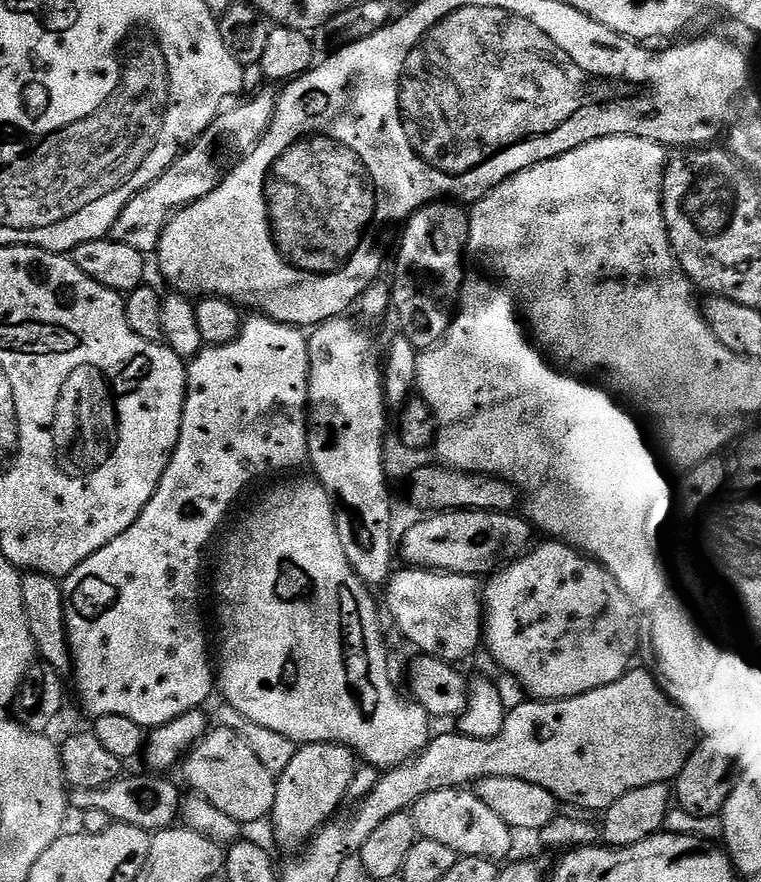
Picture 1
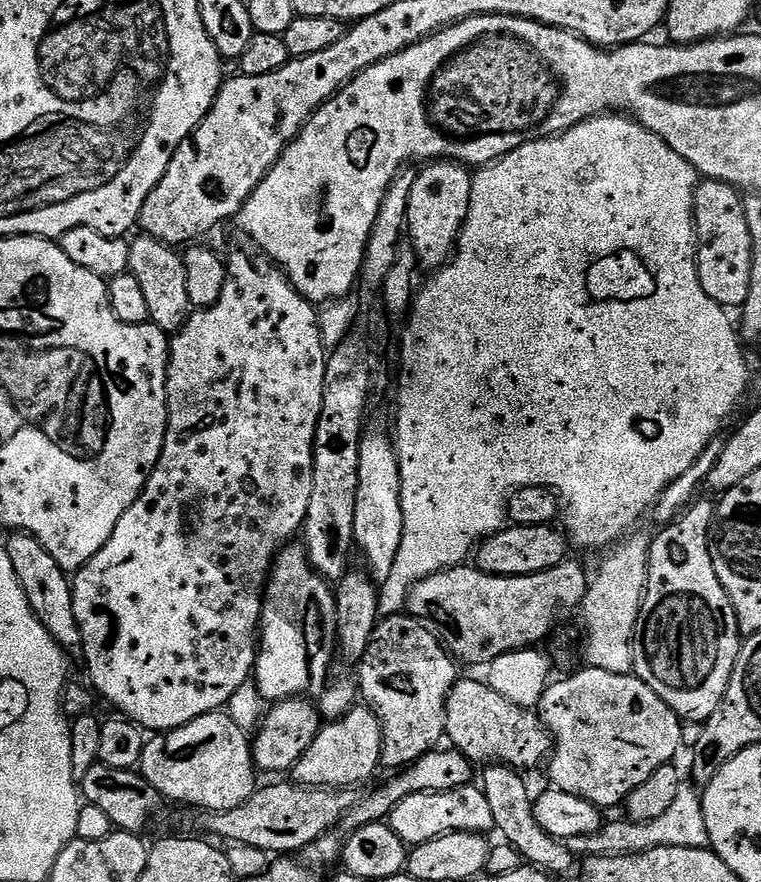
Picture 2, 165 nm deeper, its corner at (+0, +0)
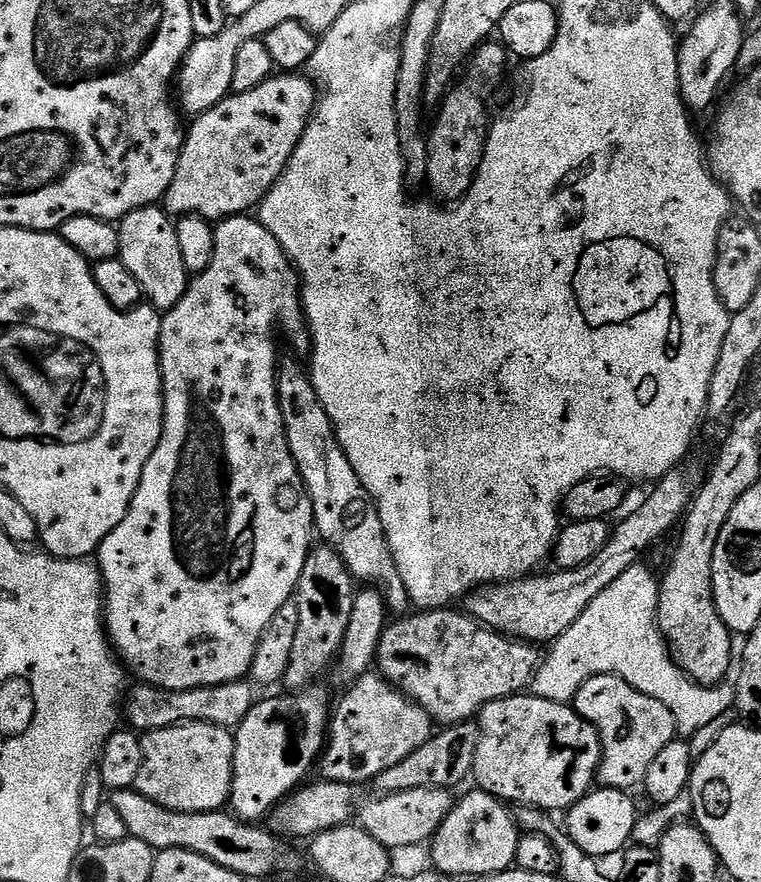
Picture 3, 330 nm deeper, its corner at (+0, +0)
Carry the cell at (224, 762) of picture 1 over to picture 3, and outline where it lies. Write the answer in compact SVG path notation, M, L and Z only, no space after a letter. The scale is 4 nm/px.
M190 722L145 732L142 742L142 770L135 789L150 802L175 812L219 812L232 795L232 767L236 737L217 724Z

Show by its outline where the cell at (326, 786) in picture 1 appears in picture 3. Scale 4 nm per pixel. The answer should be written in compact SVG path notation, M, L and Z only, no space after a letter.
M369 670L365 676L358 678L347 689L348 692L340 700L340 705L335 705L330 716L330 727L326 737L323 753L318 761L319 775L325 780L354 784L357 786L367 785L382 770L390 770L390 766L402 762L406 754L414 754L422 742L432 737L434 721L426 714L426 710L419 708L414 701L409 700L403 692L399 692L389 680L375 671Z

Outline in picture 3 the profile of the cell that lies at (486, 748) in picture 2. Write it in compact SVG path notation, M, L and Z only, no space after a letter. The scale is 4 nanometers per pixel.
M531 694L507 696L501 700L490 702L483 708L478 714L478 727L480 729L480 737L478 738L478 748L474 754L474 762L472 763L471 779L473 781L476 780L475 787L479 791L488 792L490 795L496 797L497 800L503 800L512 806L538 808L540 811L549 814L557 814L556 812L560 812L560 814L567 813L568 809L573 808L583 796L587 796L589 792L593 791L600 770L600 739L594 730L594 726L590 726L590 722L582 719L572 704L550 702L546 698L538 698Z

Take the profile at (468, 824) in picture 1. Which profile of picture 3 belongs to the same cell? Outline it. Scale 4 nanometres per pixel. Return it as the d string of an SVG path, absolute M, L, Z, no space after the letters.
M419 788L418 790L402 790L389 796L377 795L376 800L368 800L359 805L358 824L370 834L370 838L378 838L382 846L389 850L395 848L412 848L415 844L427 845L435 836L442 822L450 814L454 796L447 788Z

